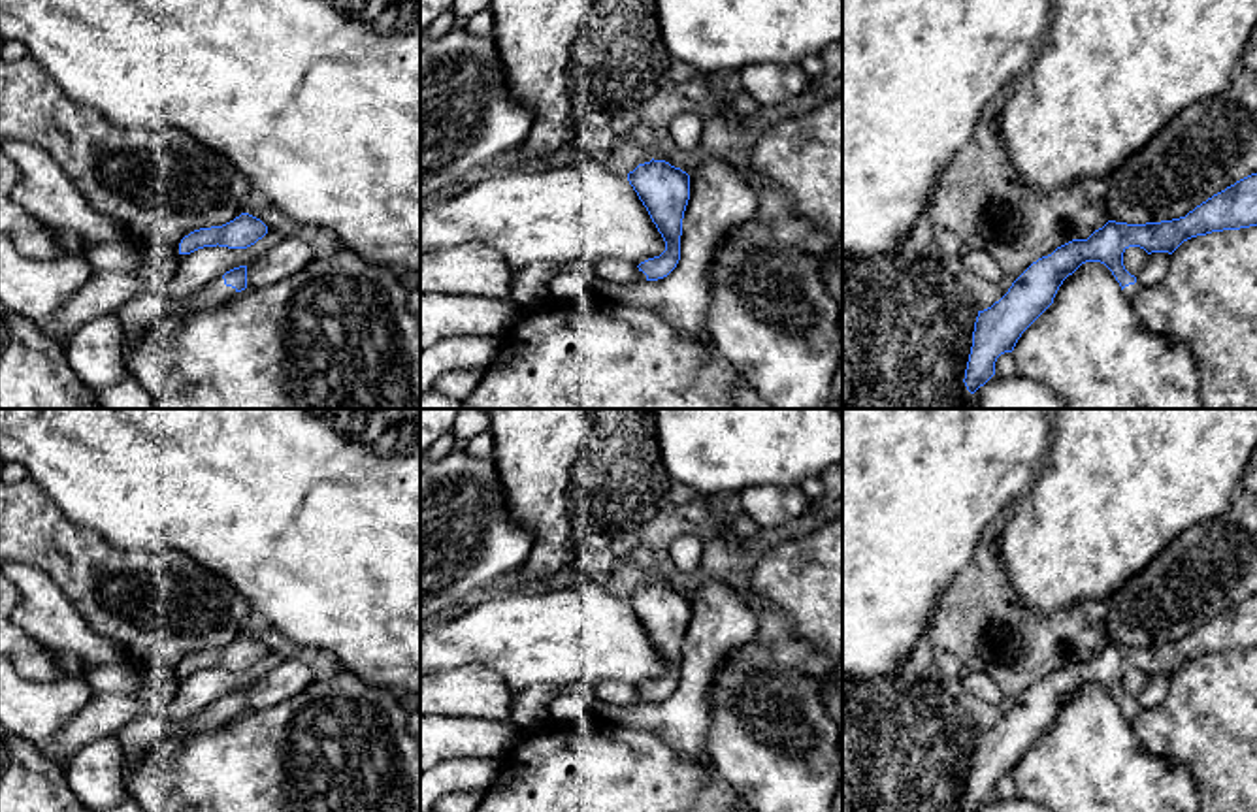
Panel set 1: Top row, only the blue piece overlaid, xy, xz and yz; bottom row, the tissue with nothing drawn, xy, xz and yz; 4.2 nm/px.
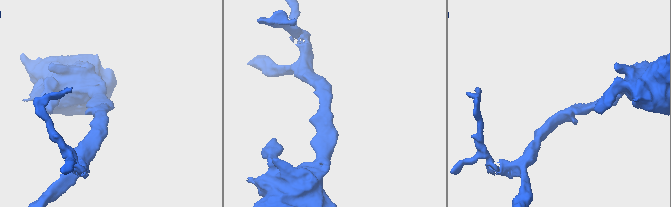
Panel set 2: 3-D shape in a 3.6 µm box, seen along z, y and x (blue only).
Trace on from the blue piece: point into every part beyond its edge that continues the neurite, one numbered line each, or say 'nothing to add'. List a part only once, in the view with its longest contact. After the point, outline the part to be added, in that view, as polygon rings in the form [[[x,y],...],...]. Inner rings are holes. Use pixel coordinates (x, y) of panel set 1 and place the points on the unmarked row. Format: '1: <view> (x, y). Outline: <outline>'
1: xy (213, 714). Outline: [[[217,699],[188,720],[177,722],[168,718],[168,725],[171,731],[198,733],[198,731],[215,729],[220,723],[234,720],[236,716],[237,716],[236,710],[226,708],[224,701]]]

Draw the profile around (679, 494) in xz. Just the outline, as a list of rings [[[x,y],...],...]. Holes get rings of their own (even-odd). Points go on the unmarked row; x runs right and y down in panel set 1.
[[[673,480],[669,490],[667,490],[665,503],[667,505],[686,505],[694,497],[697,497],[697,492],[694,488]]]

